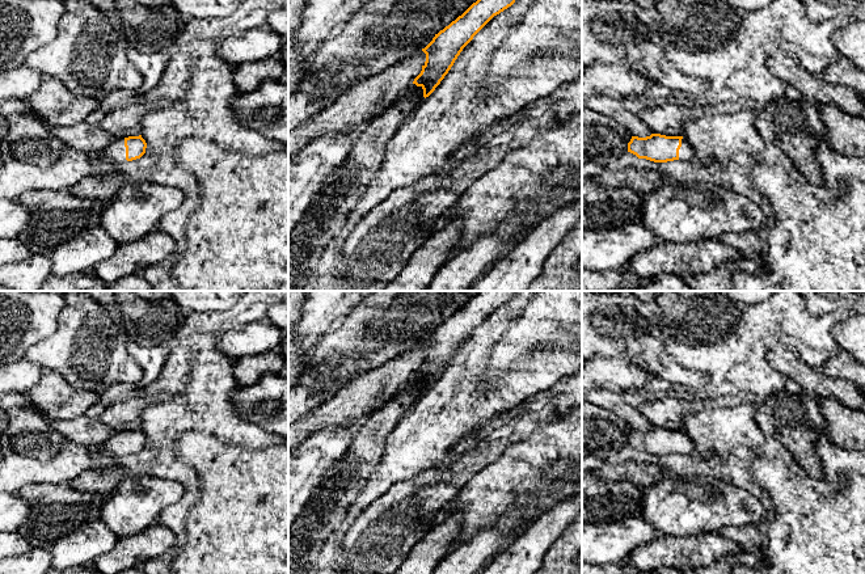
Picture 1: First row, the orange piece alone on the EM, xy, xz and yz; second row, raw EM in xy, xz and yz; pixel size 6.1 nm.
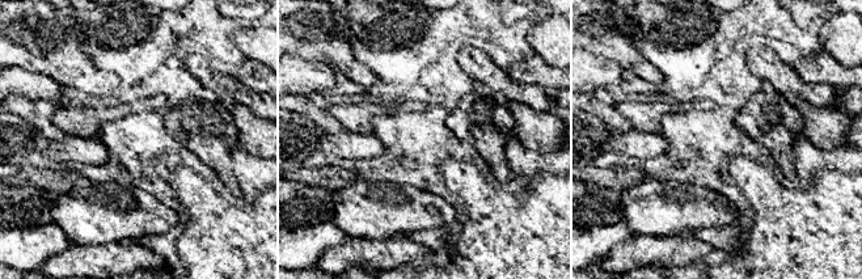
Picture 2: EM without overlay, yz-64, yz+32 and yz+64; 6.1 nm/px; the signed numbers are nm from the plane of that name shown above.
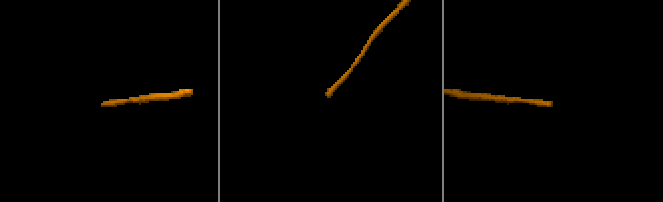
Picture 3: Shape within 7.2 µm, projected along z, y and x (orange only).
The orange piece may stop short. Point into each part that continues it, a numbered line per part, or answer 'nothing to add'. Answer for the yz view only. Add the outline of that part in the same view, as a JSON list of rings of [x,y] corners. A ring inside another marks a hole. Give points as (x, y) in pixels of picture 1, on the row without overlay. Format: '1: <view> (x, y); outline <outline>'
1: yz (686, 446); outline [[[683,431],[682,432],[682,440],[679,443],[679,453],[680,455],[688,455],[688,453],[692,453],[692,451],[693,451],[693,443],[687,436],[687,434]]]

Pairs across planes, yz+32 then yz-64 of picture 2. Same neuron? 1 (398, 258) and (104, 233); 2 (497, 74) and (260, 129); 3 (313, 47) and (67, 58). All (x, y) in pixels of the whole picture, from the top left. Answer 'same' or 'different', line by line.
1: different
2: different
3: same

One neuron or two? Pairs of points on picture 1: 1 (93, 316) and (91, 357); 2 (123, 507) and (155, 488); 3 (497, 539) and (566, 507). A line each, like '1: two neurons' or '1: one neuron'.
1: one neuron
2: one neuron
3: two neurons

